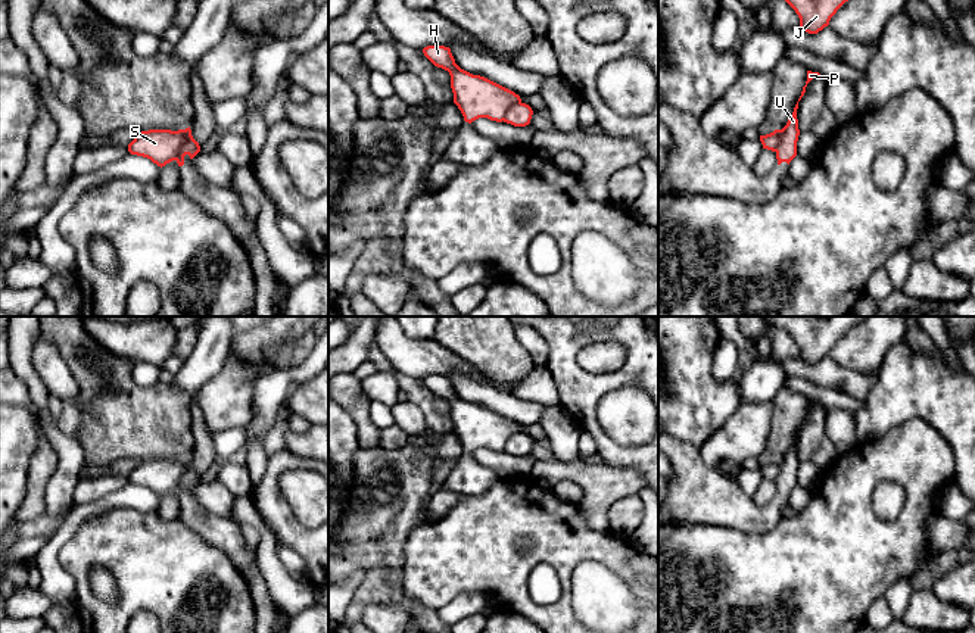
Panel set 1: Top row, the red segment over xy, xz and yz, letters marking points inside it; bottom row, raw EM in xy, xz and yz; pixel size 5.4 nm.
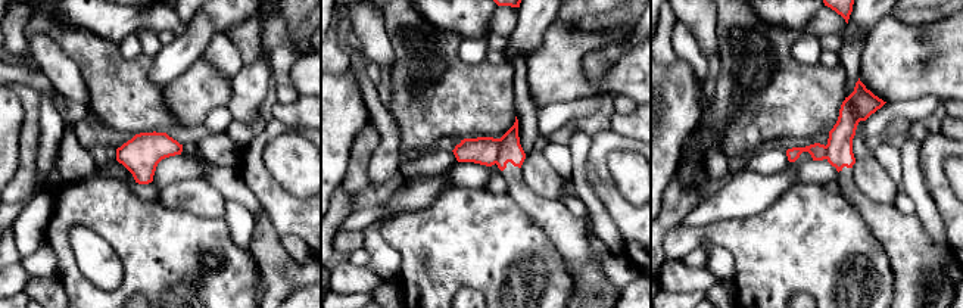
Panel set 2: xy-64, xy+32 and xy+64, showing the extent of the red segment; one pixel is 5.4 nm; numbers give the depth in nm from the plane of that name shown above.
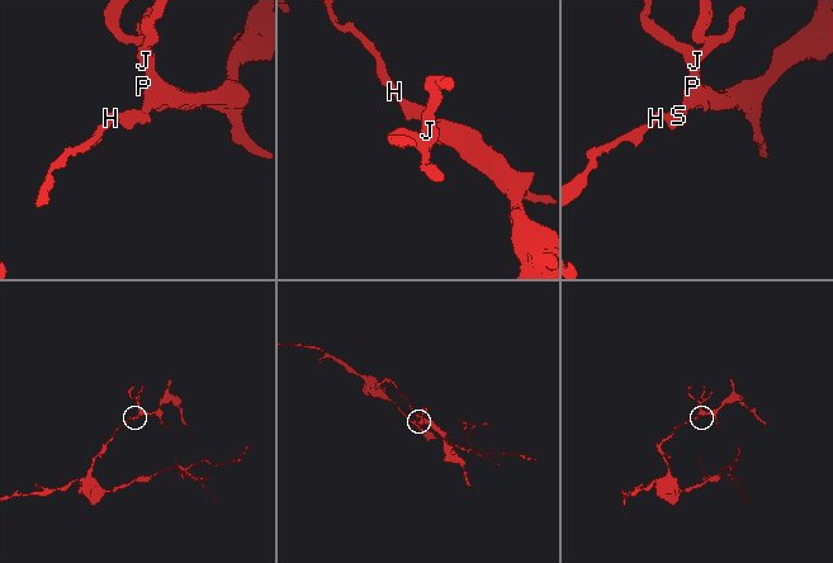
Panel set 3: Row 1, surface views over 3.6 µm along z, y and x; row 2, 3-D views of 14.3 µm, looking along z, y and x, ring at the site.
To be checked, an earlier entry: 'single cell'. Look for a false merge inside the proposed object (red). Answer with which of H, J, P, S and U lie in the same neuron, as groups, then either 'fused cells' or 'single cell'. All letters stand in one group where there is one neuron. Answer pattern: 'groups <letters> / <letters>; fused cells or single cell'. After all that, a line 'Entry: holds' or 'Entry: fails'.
groups H S / J P U; fused cells
Entry: fails

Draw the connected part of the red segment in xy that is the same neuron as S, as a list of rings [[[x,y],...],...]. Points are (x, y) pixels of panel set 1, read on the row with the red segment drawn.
[[[149,130],[137,132],[134,140],[128,144],[128,152],[147,158],[162,168],[177,159],[184,143],[184,130]]]

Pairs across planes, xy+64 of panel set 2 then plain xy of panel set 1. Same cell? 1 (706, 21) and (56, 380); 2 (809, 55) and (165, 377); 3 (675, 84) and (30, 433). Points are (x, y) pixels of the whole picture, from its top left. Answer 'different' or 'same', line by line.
1: same
2: different
3: same

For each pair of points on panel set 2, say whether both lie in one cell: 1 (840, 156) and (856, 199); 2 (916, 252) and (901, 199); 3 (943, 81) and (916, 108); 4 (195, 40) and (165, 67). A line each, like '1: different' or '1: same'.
1: same
2: different
3: different
4: same

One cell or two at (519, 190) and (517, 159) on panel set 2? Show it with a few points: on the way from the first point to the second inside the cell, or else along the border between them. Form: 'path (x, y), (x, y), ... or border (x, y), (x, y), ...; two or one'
path (514, 183), (514, 167); one

